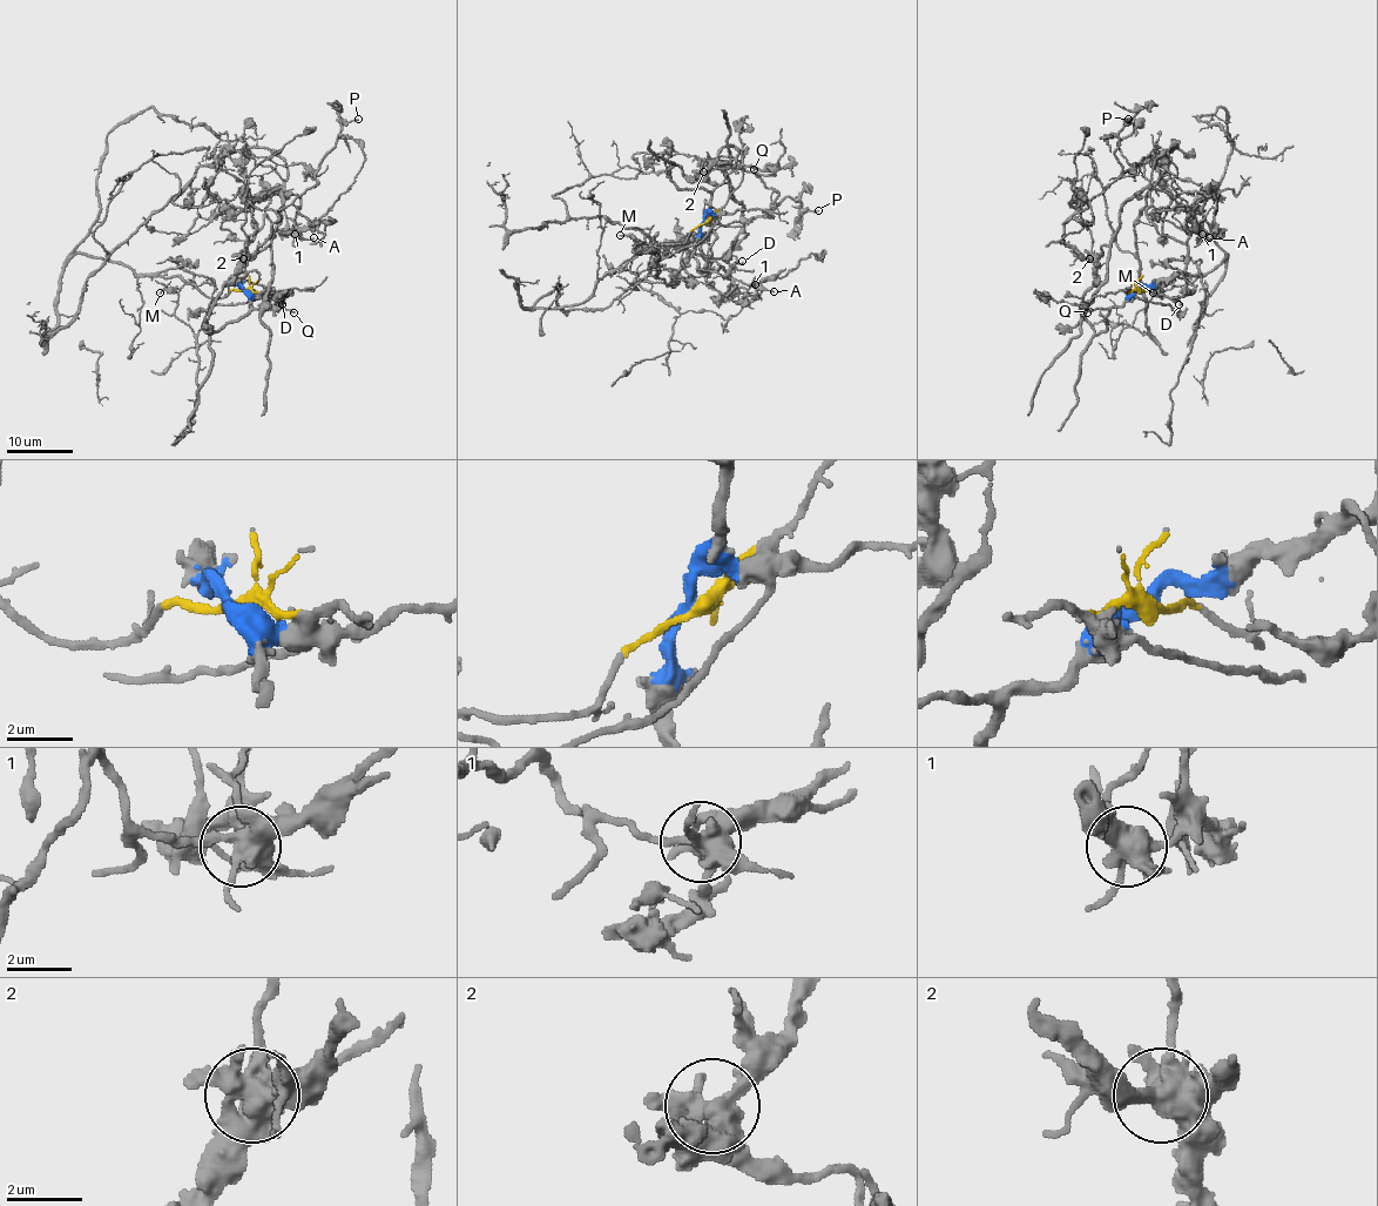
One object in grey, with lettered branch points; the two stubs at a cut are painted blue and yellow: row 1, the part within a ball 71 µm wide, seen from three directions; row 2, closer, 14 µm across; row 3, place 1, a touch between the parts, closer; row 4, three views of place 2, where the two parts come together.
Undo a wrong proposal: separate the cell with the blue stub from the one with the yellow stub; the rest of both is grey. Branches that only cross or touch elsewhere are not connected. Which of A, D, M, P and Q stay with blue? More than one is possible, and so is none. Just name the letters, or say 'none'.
A, D, P, Q

